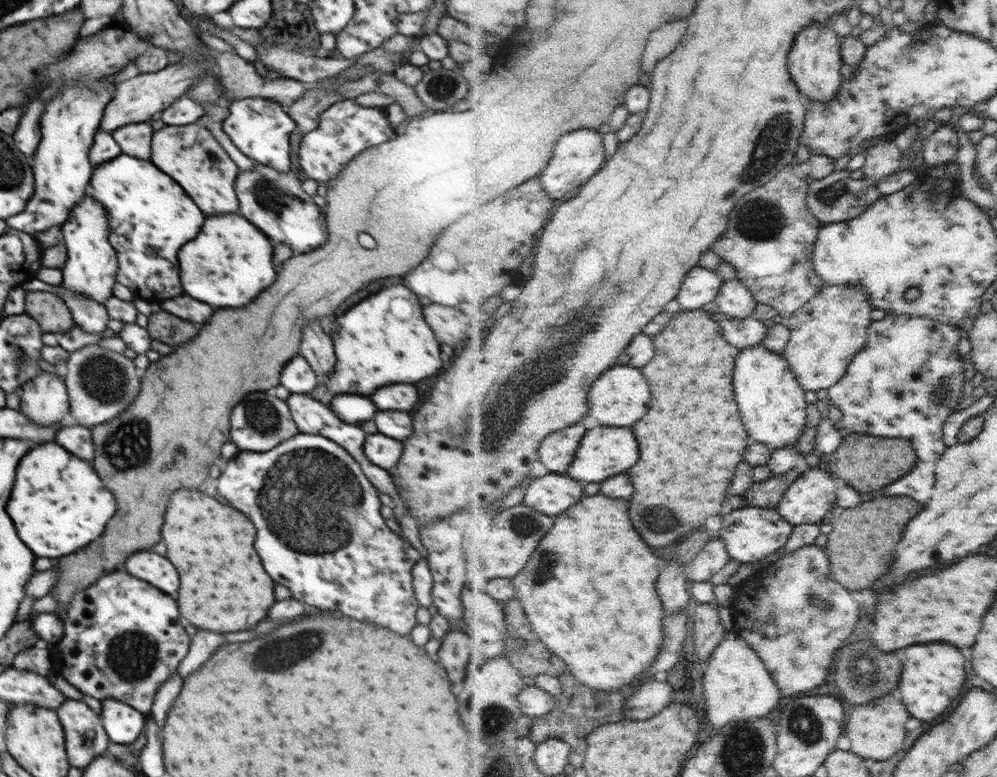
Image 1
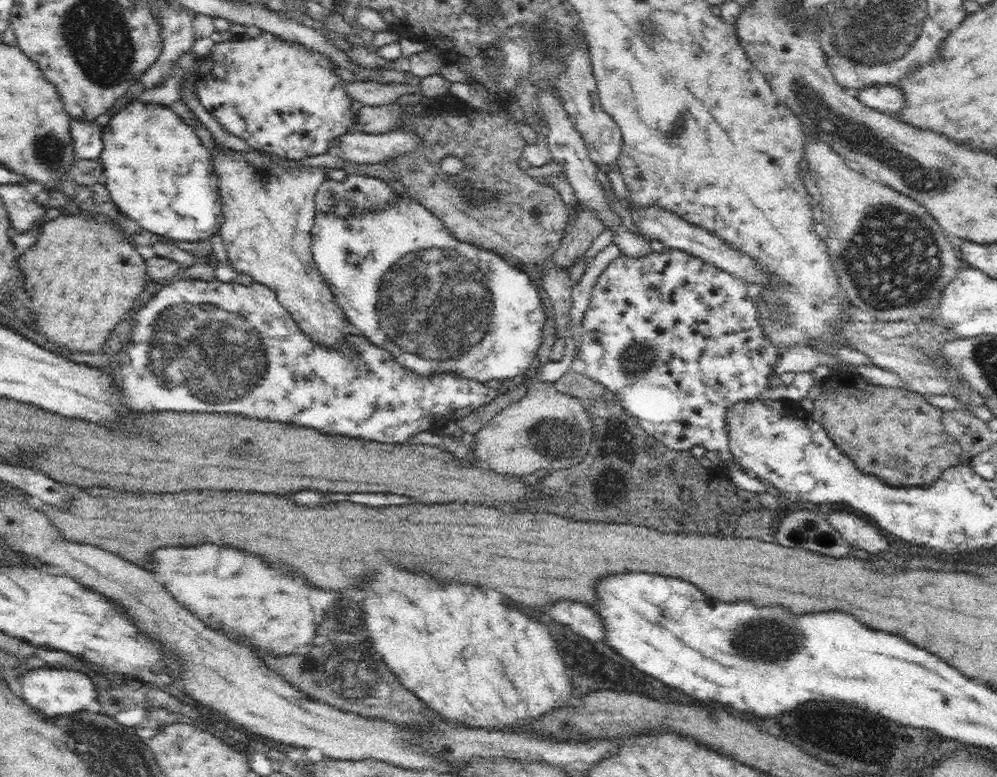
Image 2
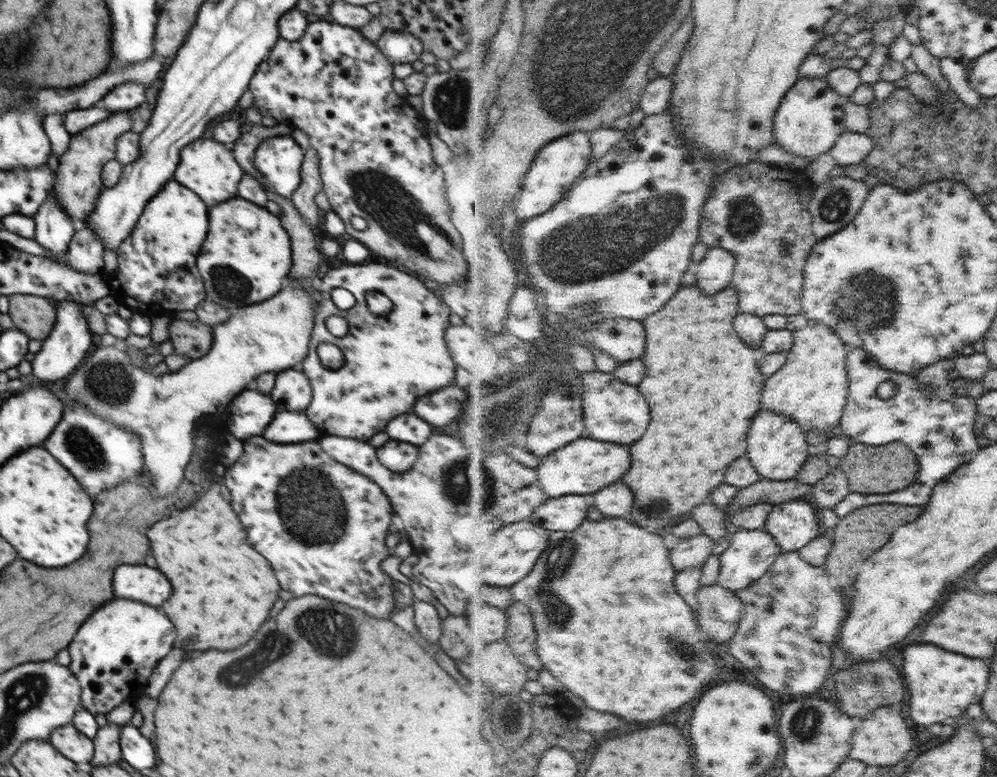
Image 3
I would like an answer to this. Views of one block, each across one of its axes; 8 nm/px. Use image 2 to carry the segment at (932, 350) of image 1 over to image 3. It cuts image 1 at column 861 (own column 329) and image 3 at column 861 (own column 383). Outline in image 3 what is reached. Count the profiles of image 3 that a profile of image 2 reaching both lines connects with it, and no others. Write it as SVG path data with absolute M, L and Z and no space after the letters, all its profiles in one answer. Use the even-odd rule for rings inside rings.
M864 348L851 349L848 356L850 373L849 406L846 407L841 422L845 434L854 436L860 442L884 446L894 442L910 444L914 452L918 452L918 460L922 460L922 472L918 472L918 480L912 488L894 494L858 494L852 492L842 504L838 504L836 513L840 518L846 518L850 512L870 504L882 502L896 502L896 504L910 504L922 506L928 504L932 488L946 478L958 466L970 462L980 448L978 438L974 434L974 416L978 414L977 399L974 397L958 396L954 384L950 380L950 372L954 370L954 359L942 358L916 373L916 376L900 374L890 370L878 357ZM918 379L926 383L927 389L920 390ZM886 380L893 380L898 384L898 392L892 398L884 399L878 396L878 386Z

